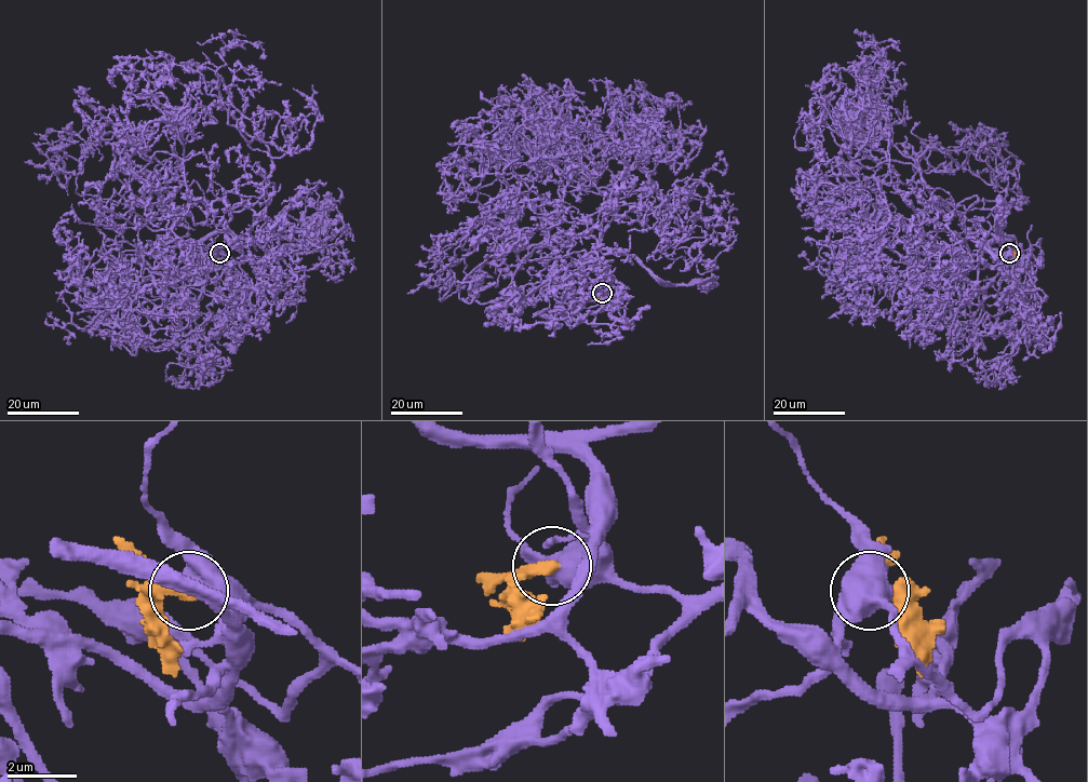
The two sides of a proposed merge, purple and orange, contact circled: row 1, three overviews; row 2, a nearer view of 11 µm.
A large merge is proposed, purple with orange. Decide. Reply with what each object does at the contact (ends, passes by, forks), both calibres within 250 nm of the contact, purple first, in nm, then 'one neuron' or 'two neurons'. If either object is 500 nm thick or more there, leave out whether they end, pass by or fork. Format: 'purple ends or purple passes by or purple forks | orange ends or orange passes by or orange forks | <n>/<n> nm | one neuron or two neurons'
650/400 nm | two neurons

